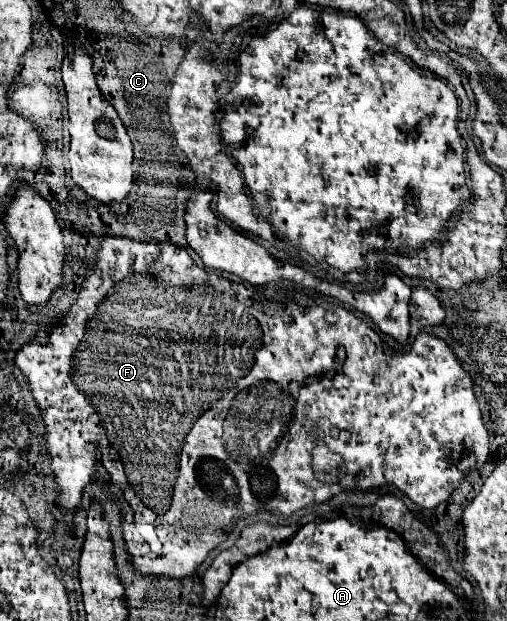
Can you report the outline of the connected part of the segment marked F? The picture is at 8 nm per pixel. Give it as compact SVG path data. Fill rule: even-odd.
M106 236L102 242L102 248L98 250L98 256L96 256L96 270L80 286L78 302L60 318L58 326L52 330L52 334L48 336L48 340L44 344L40 344L36 340L26 344L18 352L16 364L28 378L30 390L36 398L36 404L42 412L42 418L46 424L46 430L48 430L46 446L48 446L48 452L52 454L52 470L56 474L58 490L60 490L60 506L64 508L64 518L68 520L68 526L72 526L72 522L70 522L72 512L80 506L84 486L90 484L90 480L92 480L92 470L96 464L94 447L96 446L102 452L102 464L110 472L112 482L118 488L122 488L126 502L132 504L134 518L130 524L124 524L124 538L126 538L128 554L132 556L136 570L140 570L142 574L152 574L152 576L158 576L158 574L174 576L174 578L192 576L194 570L204 562L206 554L212 548L216 548L220 542L224 542L224 528L230 526L232 520L242 520L248 514L264 512L264 510L274 512L276 516L288 516L294 510L300 510L310 504L320 504L320 502L332 498L336 494L336 490L338 492L344 488L354 490L357 488L356 474L360 474L360 472L364 472L366 480L369 480L369 482L364 482L364 488L394 484L412 502L416 502L424 508L432 508L432 506L448 500L452 490L460 484L464 472L462 472L462 466L456 466L456 464L468 454L468 450L473 448L475 454L479 454L476 462L484 462L484 458L488 456L488 432L482 422L482 414L480 414L480 408L478 408L478 402L476 402L476 396L472 390L472 378L468 372L462 370L462 366L458 364L456 356L452 354L452 350L446 346L444 340L440 340L428 332L420 332L416 336L414 344L410 346L410 350L404 352L402 346L398 346L392 338L378 334L366 322L362 322L360 318L356 318L352 312L348 312L342 306L336 306L322 298L306 298L302 304L296 300L282 300L282 302L274 300L270 294L266 294L266 290L236 284L236 282L230 282L228 278L206 272L204 268L194 264L194 260L188 256L188 252L184 248L180 248L172 242L166 242L166 240L138 244L138 242L132 242L130 238ZM342 348L344 348L344 364L342 364L342 368L338 368L334 372L332 366ZM292 382L300 384L298 392L292 394L294 398L288 394ZM318 446L326 446L330 452L334 452L342 458L342 462L346 466L346 475L342 480L318 480L316 472L314 472L314 476L312 476L314 486L308 486L306 482L302 482L298 478L298 472L304 470L304 464L300 466L298 460L308 456L312 462L312 450Z

